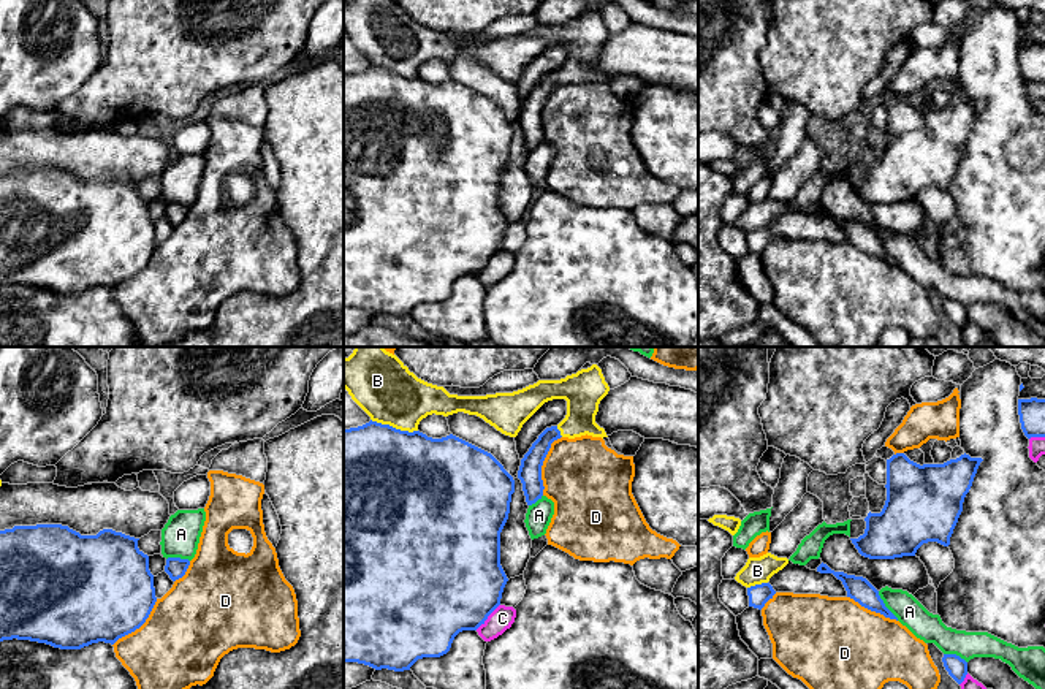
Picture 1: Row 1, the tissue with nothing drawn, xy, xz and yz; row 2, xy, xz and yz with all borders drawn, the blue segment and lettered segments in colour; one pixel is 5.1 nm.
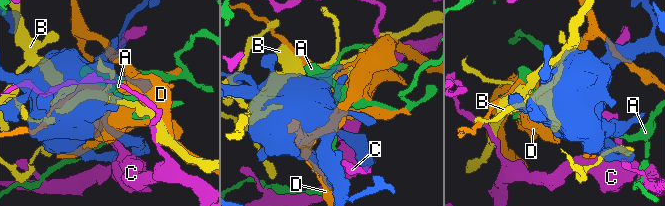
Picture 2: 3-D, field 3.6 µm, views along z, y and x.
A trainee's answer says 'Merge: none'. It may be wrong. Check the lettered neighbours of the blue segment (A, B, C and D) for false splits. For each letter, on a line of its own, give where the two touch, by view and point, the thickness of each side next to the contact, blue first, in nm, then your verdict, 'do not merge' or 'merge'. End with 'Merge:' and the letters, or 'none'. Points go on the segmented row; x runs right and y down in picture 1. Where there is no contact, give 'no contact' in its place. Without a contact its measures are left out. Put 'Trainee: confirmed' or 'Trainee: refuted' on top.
Trainee: confirmed
A: yz (884, 605) | 120/140 nm | do not merge
B: xz (395, 428) | 500/320 nm | do not merge
C: xz (488, 615) | 500/120 nm | do not merge
D: xz (542, 464) | 120/400 nm | do not merge
Merge: none

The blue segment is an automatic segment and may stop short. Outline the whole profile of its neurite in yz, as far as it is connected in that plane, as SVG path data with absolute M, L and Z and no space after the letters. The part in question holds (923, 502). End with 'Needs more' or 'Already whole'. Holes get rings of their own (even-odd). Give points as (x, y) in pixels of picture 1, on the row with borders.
M904 453L887 459L887 501L880 513L868 513L866 529L858 539L850 539L858 553L869 559L895 559L915 556L928 542L950 545L950 537L963 512L977 469L983 459L961 455L944 464L917 464Z. Already whole

